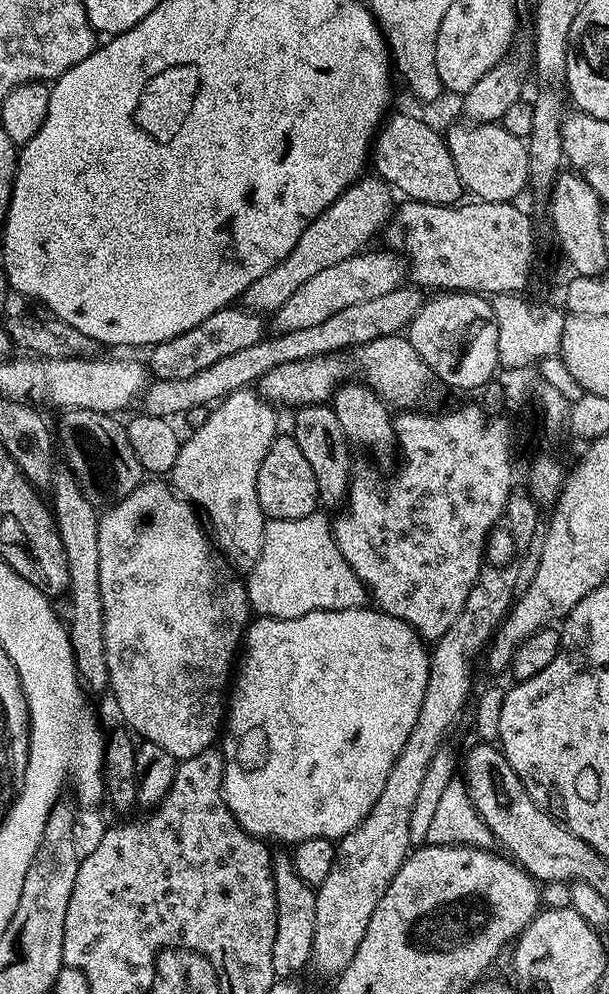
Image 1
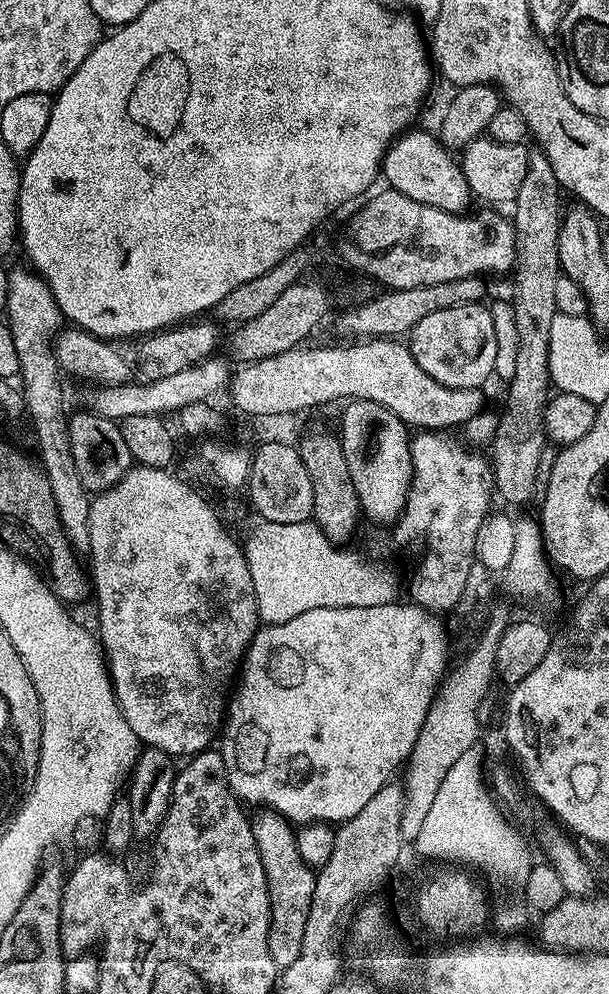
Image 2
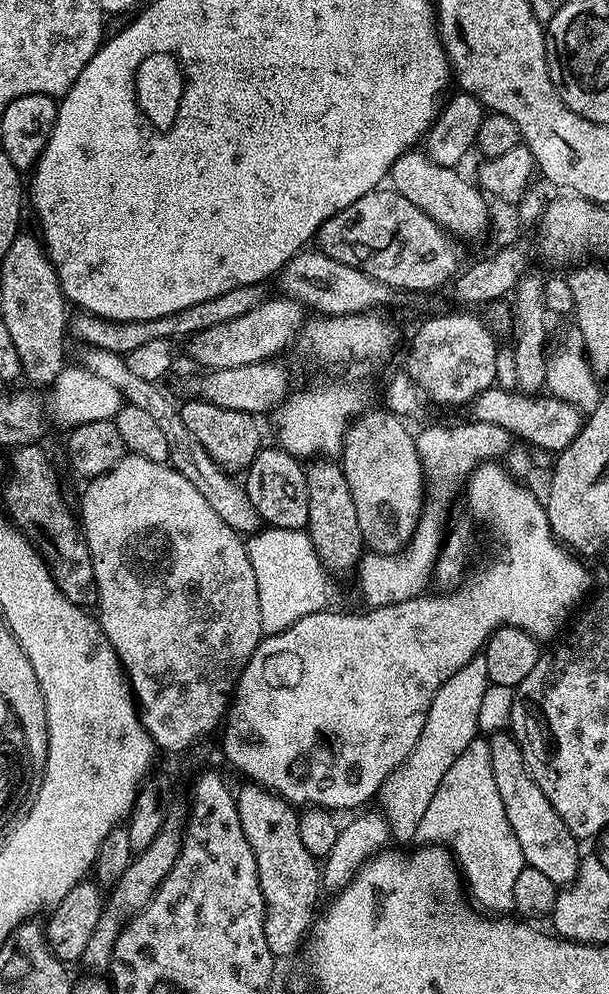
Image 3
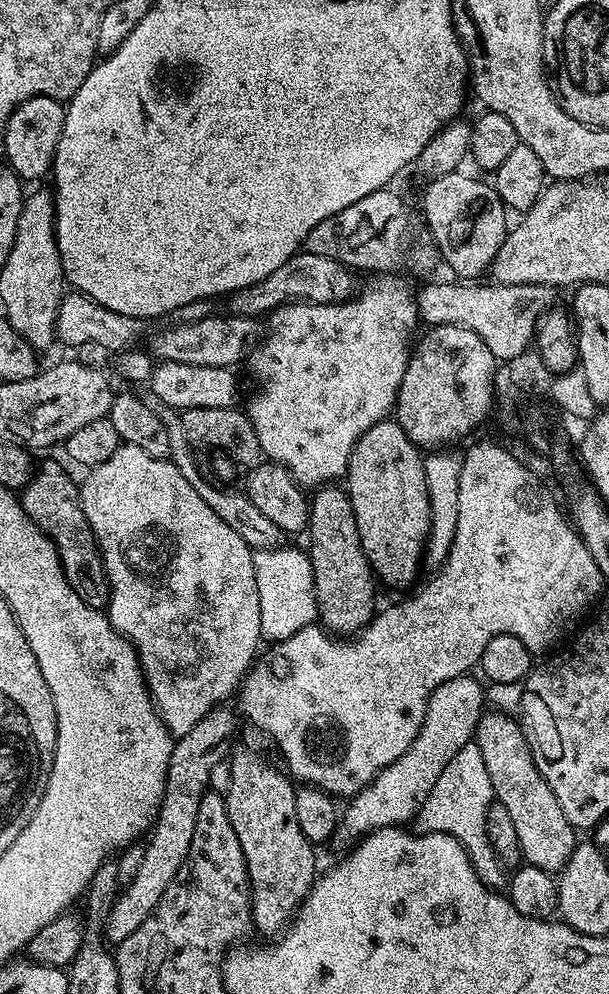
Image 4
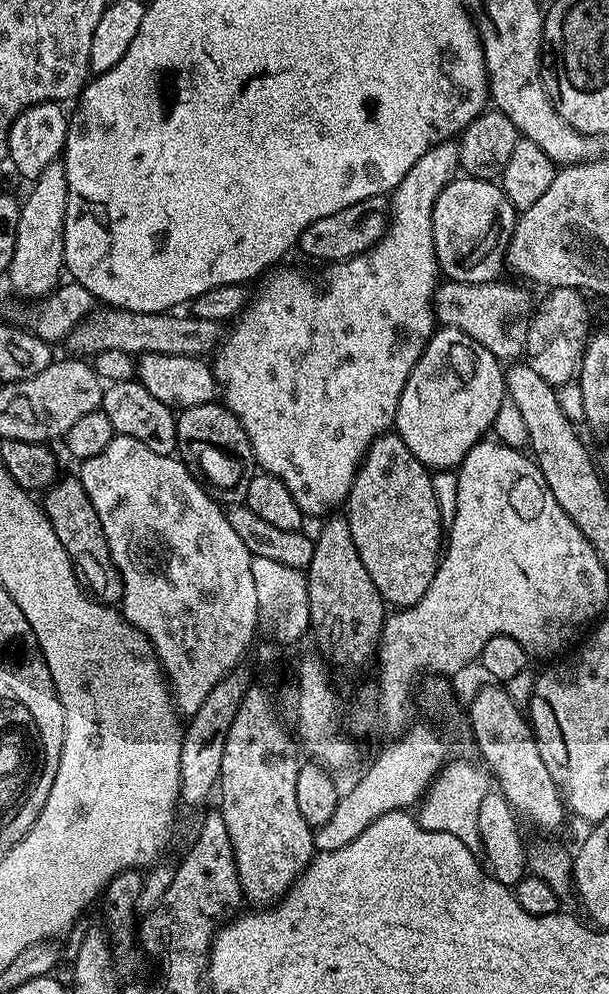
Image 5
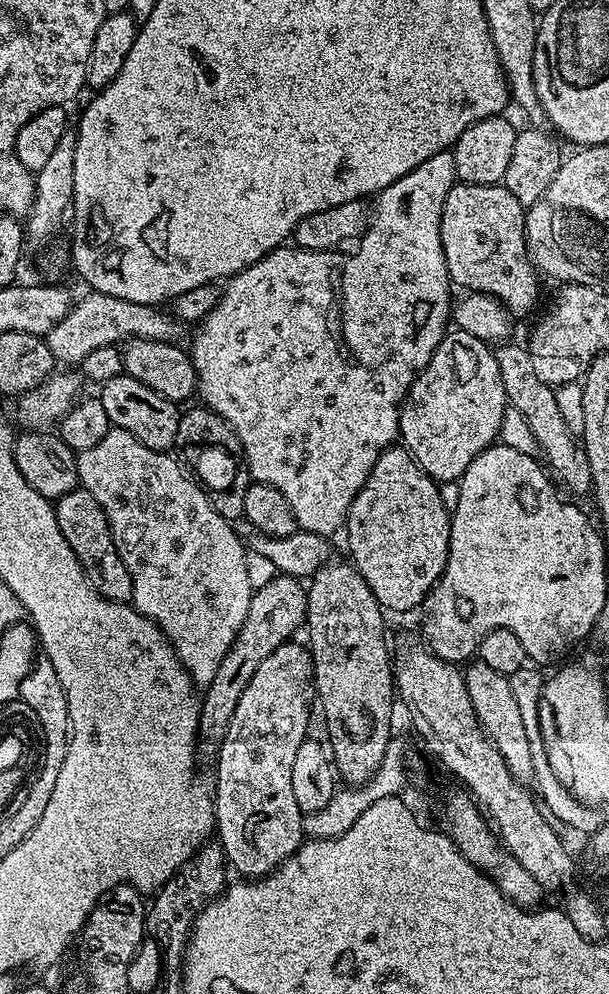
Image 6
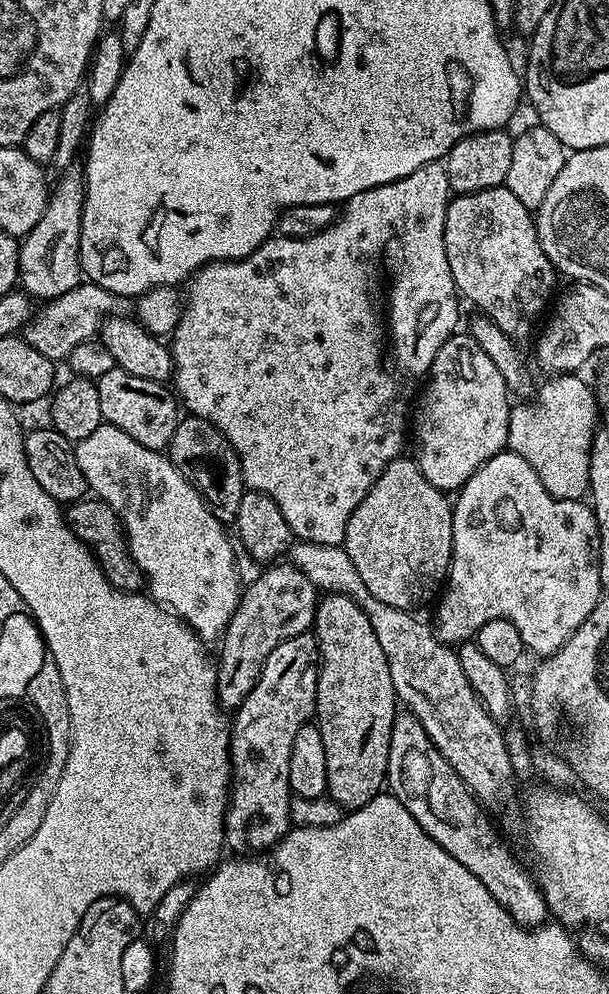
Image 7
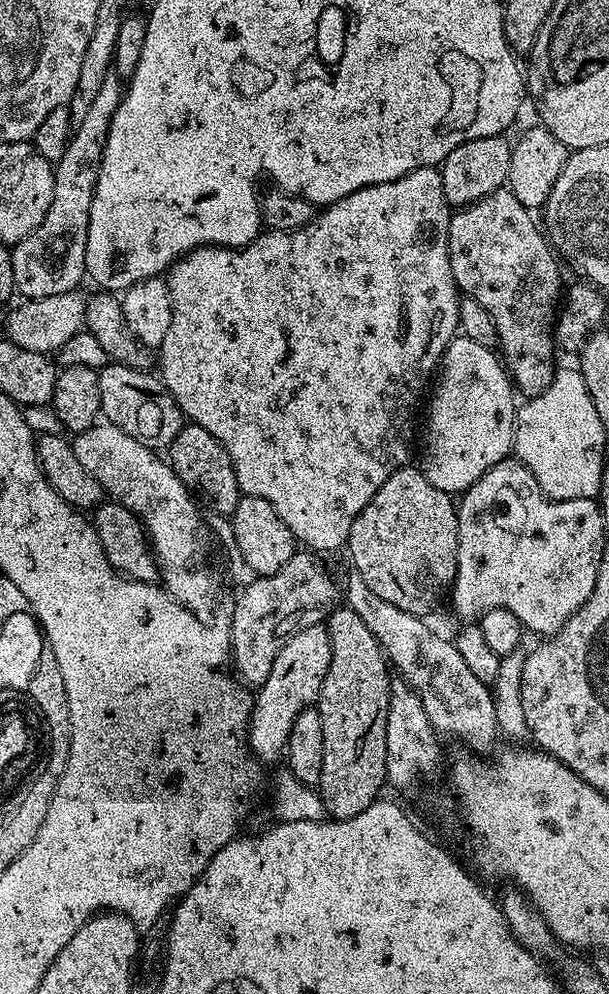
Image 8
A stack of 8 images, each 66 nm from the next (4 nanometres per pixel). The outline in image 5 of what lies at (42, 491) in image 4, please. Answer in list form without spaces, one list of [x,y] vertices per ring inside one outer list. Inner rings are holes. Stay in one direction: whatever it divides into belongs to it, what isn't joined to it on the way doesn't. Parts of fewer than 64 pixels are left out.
[[[72,474],[57,479],[51,488],[43,493],[42,507],[46,518],[50,518],[50,526],[54,526],[54,534],[58,534],[58,542],[66,546],[66,554],[70,554],[72,565],[77,573],[92,572],[88,580],[92,583],[90,592],[99,603],[109,606],[119,605],[124,587],[118,570],[110,566],[106,534],[102,530],[102,522],[98,522],[98,514],[86,494],[86,486],[82,486],[79,475]]]

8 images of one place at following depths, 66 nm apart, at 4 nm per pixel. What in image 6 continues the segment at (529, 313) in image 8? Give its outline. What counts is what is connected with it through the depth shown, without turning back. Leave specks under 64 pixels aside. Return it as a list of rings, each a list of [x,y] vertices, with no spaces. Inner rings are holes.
[[[503,183],[498,184],[461,184],[452,185],[446,194],[446,206],[442,206],[442,250],[448,267],[448,279],[453,285],[461,284],[469,293],[490,295],[499,300],[513,317],[524,316],[536,304],[540,296],[541,277],[536,265],[528,256],[528,243],[524,237],[525,205],[510,194]]]

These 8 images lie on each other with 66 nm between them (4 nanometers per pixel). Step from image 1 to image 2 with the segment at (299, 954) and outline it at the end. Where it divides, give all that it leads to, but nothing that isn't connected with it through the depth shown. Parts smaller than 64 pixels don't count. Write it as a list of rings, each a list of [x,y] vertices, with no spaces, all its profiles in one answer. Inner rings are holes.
[[[260,810],[257,816],[251,817],[254,830],[254,842],[258,842],[258,858],[262,858],[262,870],[266,870],[266,886],[270,894],[272,917],[270,918],[270,958],[274,958],[277,969],[291,966],[302,951],[302,934],[306,934],[306,918],[310,918],[310,898],[314,898],[314,882],[316,872],[306,862],[302,862],[302,854],[298,854],[296,828],[289,824],[284,816],[271,810]]]

